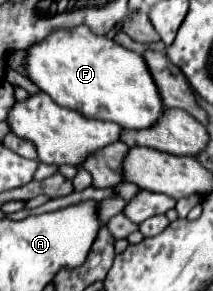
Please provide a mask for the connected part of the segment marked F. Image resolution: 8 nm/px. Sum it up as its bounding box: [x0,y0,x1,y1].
[23,26,163,130]

